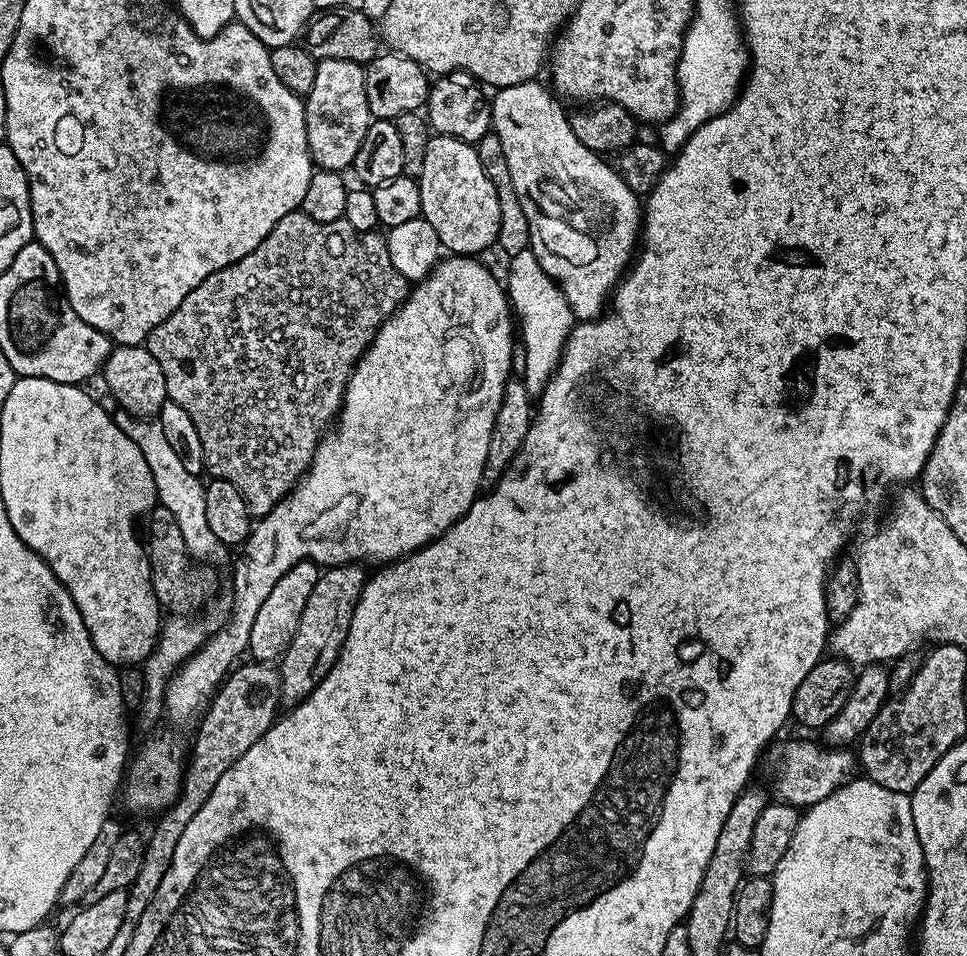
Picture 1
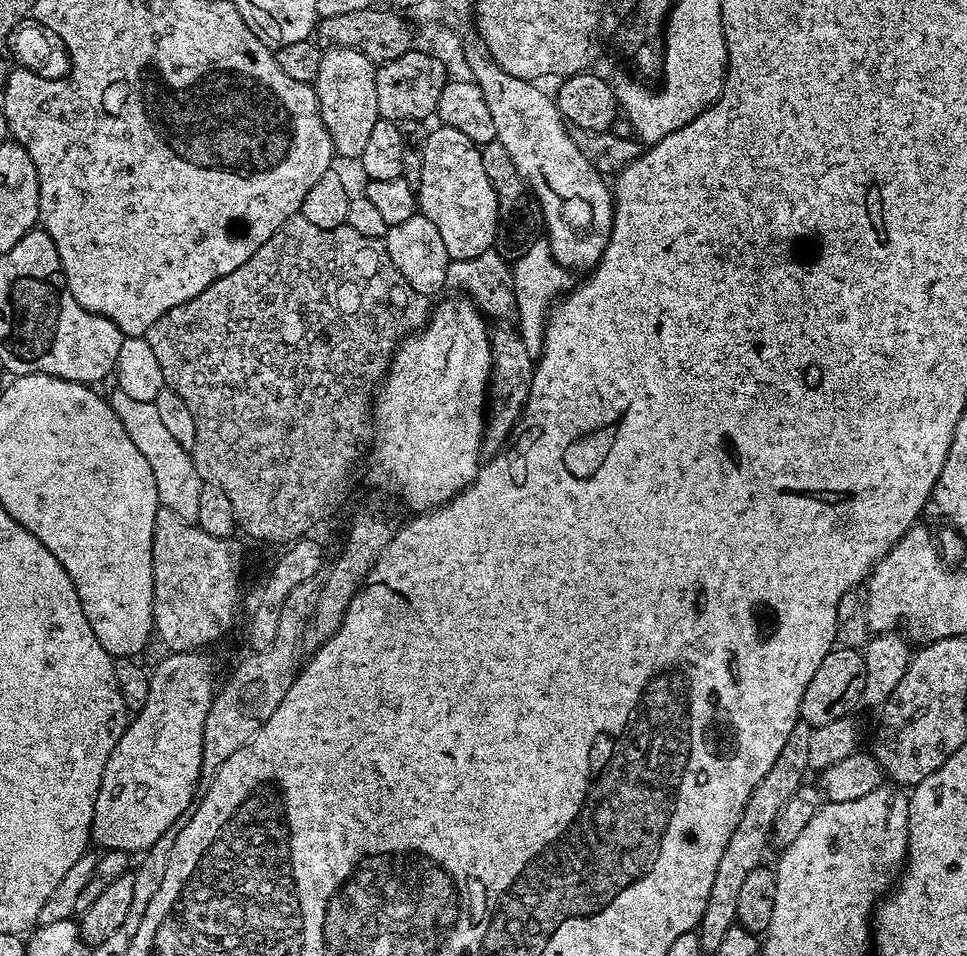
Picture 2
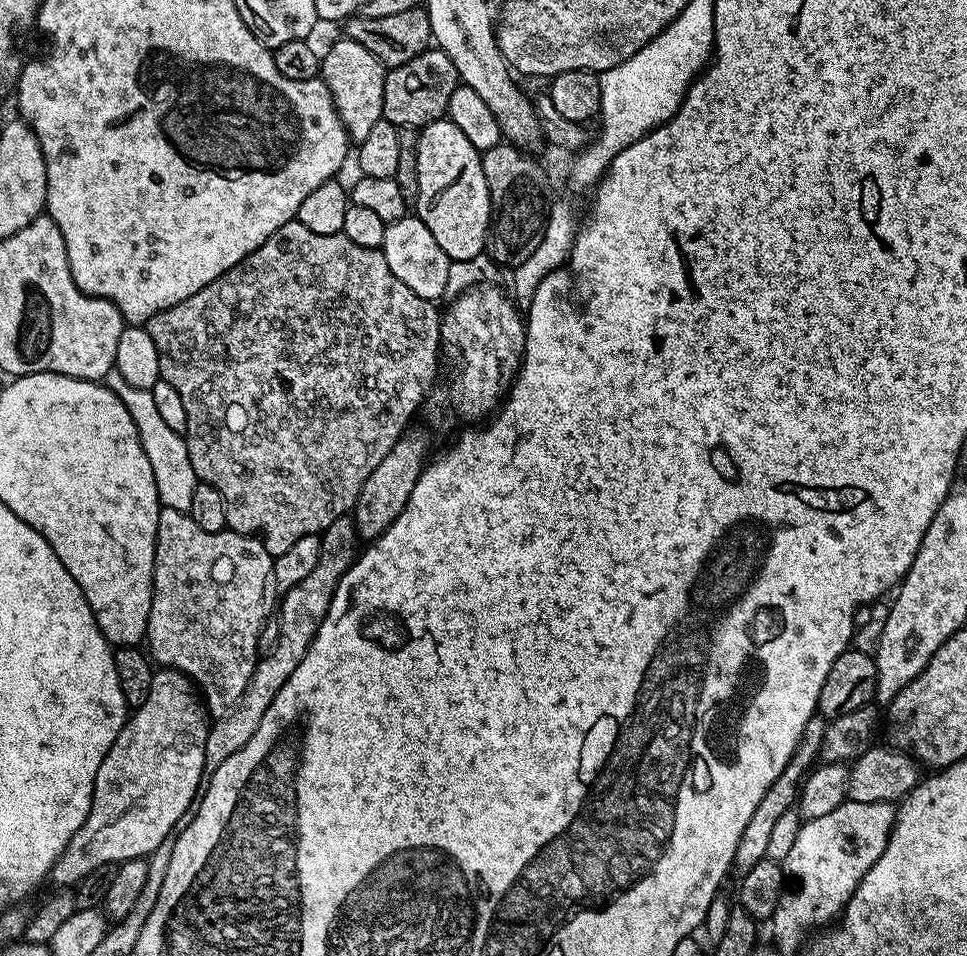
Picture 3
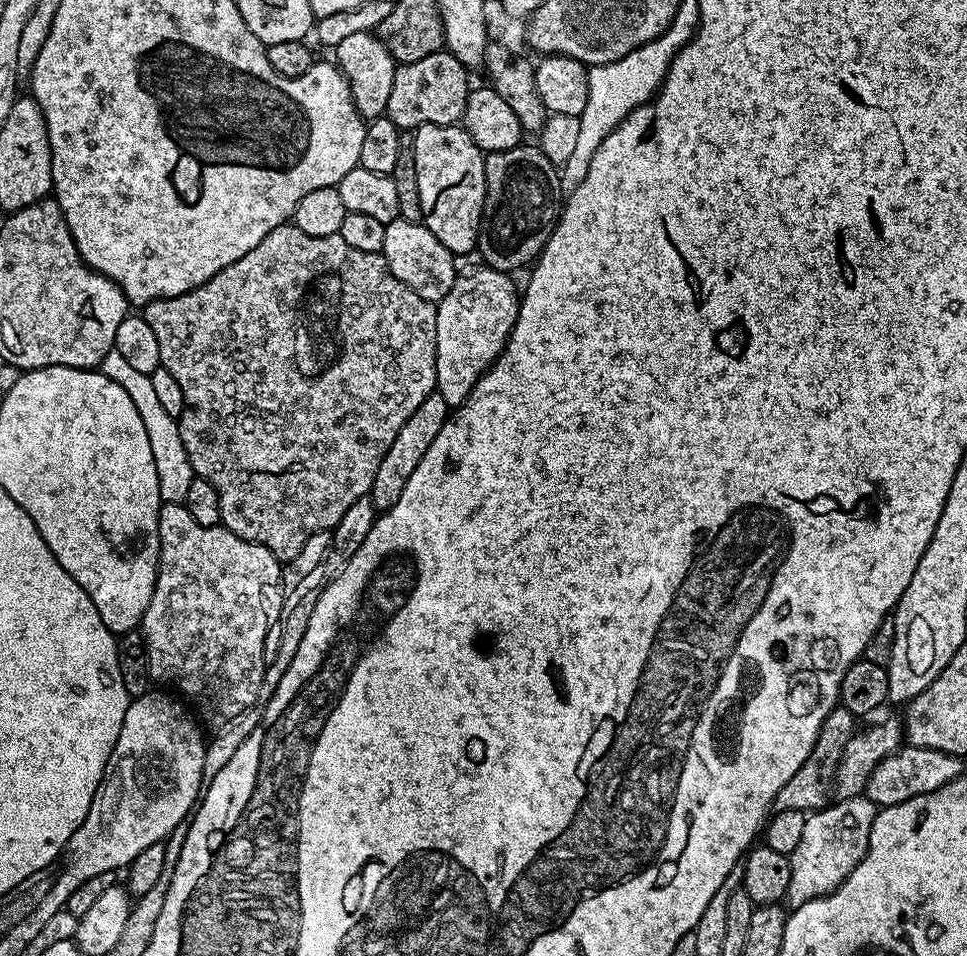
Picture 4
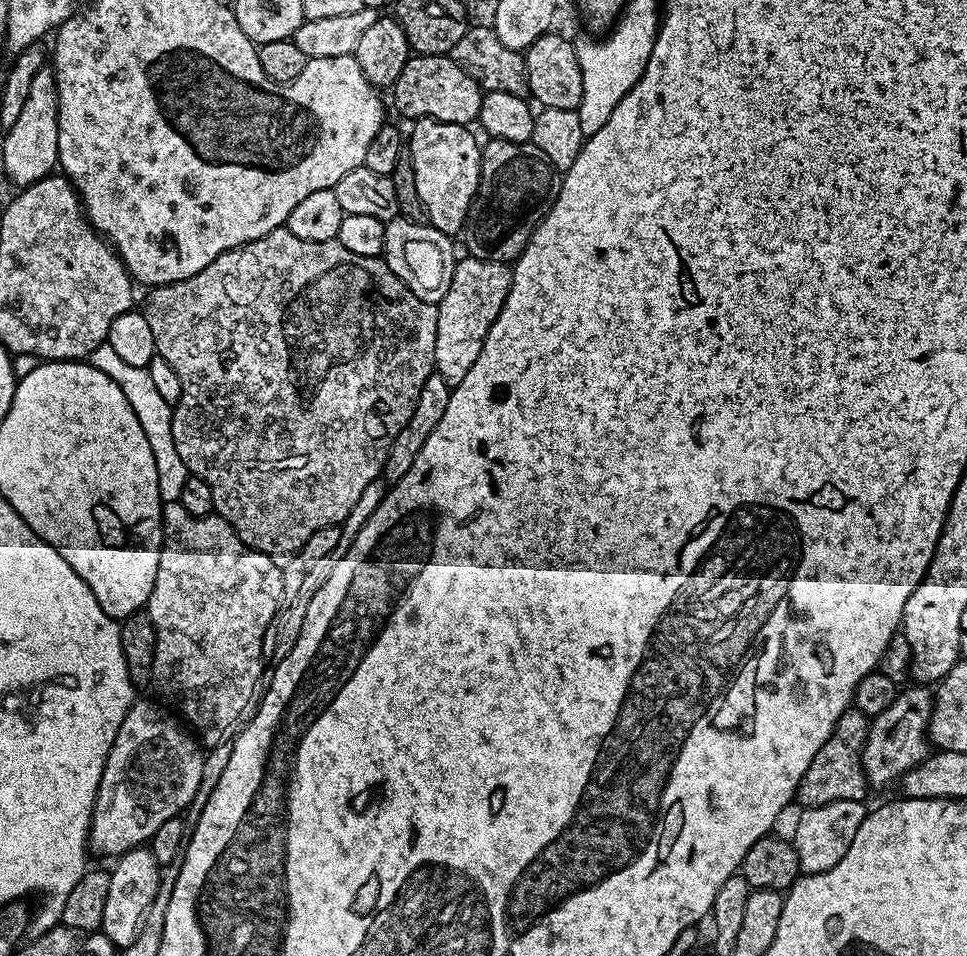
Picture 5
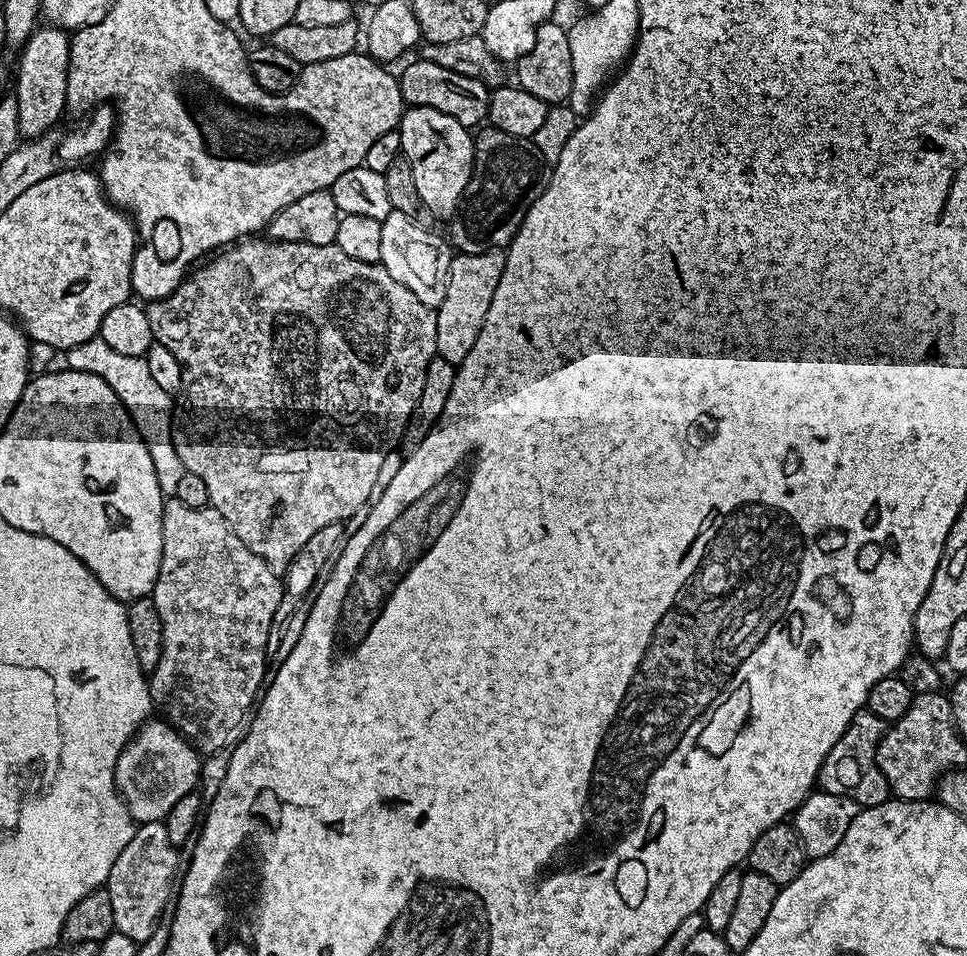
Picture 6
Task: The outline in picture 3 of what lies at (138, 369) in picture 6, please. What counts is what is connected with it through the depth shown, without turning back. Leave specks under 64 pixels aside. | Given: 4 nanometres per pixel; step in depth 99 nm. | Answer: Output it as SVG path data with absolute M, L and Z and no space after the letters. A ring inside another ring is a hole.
M115 370L108 373L106 387L130 410L130 418L134 418L134 426L138 430L138 439L142 442L142 450L146 450L146 458L150 458L150 470L154 470L154 482L158 486L158 498L161 505L166 508L173 508L179 512L188 512L190 502L194 498L194 490L197 486L196 471L190 462L188 444L183 435L170 426L158 414L158 405L154 402L151 391L147 388L130 386L122 374Z

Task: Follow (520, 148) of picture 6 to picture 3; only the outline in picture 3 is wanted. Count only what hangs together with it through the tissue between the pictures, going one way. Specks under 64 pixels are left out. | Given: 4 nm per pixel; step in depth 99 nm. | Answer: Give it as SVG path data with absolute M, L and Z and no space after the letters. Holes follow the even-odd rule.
M501 142L490 146L490 150L482 153L482 174L486 174L486 186L490 194L490 206L492 207L492 217L488 223L488 243L486 245L487 255L492 255L492 260L496 264L505 264L508 270L514 269L534 250L538 250L538 242L546 234L548 217L550 215L550 203L548 204L548 176L540 169L540 164L536 160L528 157L529 153L516 147L515 144Z

